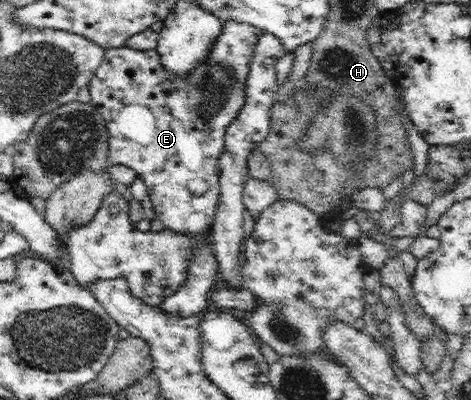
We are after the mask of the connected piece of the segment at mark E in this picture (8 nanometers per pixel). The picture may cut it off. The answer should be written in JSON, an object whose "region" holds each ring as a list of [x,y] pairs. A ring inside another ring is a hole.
{"region":[[[226,20],[223,22],[222,32],[220,36],[214,42],[214,46],[212,46],[212,50],[210,50],[210,54],[208,54],[208,58],[202,62],[202,64],[198,64],[196,68],[194,68],[194,72],[190,72],[188,74],[188,78],[179,78],[179,76],[175,76],[169,70],[166,70],[165,66],[162,66],[162,63],[159,61],[159,54],[157,49],[133,49],[128,46],[122,46],[118,48],[104,49],[104,56],[100,66],[96,69],[94,76],[89,80],[89,92],[91,96],[90,106],[98,109],[98,113],[102,114],[104,121],[106,121],[106,126],[109,132],[109,151],[108,156],[111,160],[111,164],[122,164],[124,166],[128,166],[128,168],[133,168],[137,174],[142,177],[142,180],[146,183],[146,189],[148,189],[148,195],[150,195],[150,201],[152,201],[152,206],[156,211],[157,218],[162,220],[166,229],[173,230],[178,234],[189,234],[193,240],[193,245],[191,246],[191,252],[189,254],[189,264],[187,266],[187,275],[183,285],[177,290],[176,293],[171,294],[169,297],[166,297],[160,307],[168,314],[175,316],[175,318],[190,318],[190,316],[196,314],[198,312],[202,312],[206,309],[206,302],[208,302],[208,292],[213,287],[220,285],[220,279],[218,277],[218,259],[216,259],[216,255],[214,254],[213,241],[208,239],[208,230],[211,230],[214,222],[214,214],[216,214],[216,208],[218,206],[219,198],[220,198],[220,187],[219,187],[219,171],[218,171],[218,161],[220,155],[223,153],[225,147],[225,132],[230,124],[234,123],[238,114],[240,114],[240,110],[245,101],[245,90],[247,85],[247,78],[249,75],[249,64],[257,43],[259,36],[262,36],[264,30],[259,29],[258,27],[248,26],[245,22],[236,22],[234,20]],[[192,178],[206,178],[208,180],[208,186],[210,186],[210,190],[204,194],[204,196],[194,196],[190,190],[188,190],[188,182],[192,180]]]}

